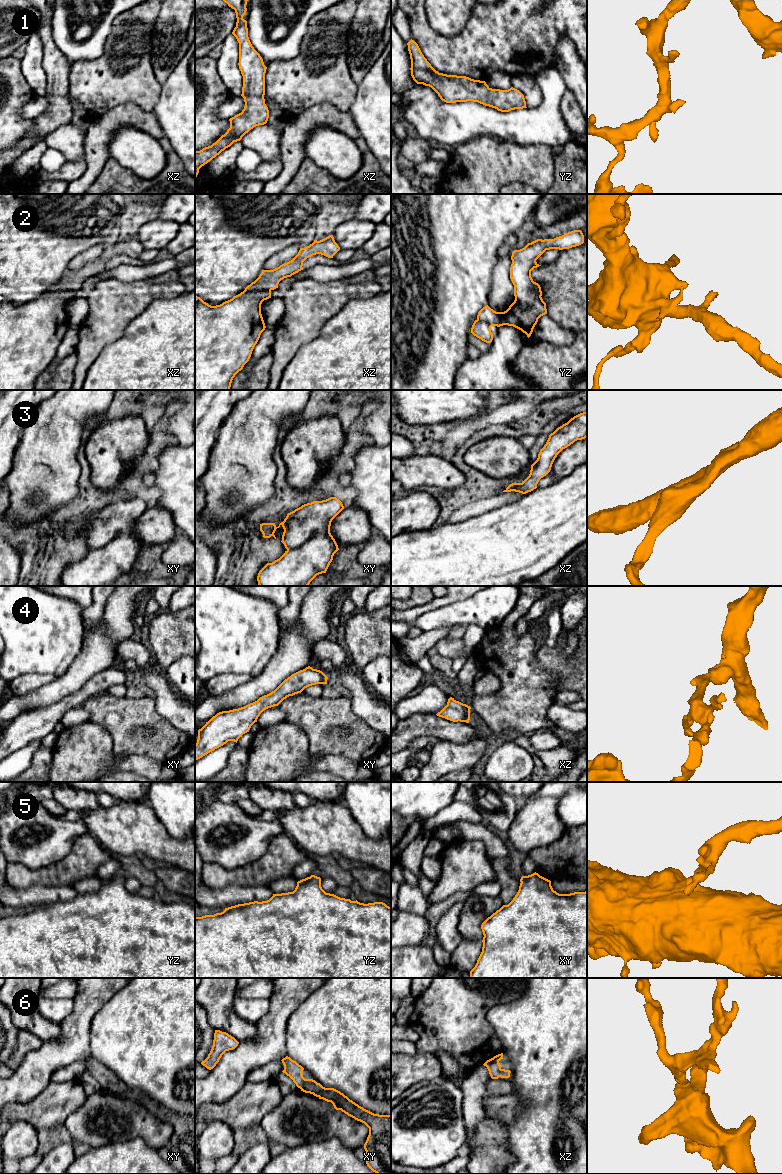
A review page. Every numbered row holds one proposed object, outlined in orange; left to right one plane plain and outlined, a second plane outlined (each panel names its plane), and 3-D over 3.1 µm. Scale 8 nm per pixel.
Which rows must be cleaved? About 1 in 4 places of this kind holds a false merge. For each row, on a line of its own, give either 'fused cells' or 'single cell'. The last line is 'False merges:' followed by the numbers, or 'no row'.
1: single cell
2: fused cells
3: single cell
4: single cell
5: single cell
6: single cell
False merges: 2

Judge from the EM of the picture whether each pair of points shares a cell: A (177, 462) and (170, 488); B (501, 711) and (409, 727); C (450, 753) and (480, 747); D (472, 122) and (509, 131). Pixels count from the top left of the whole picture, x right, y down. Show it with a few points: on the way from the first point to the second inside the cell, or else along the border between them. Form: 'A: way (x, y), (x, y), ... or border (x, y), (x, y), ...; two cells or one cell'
A: way (177, 468), (176, 482); one cell
B: way (481, 731), (448, 731), (439, 727), (433, 727); one cell
C: way (457, 753), (469, 753), (473, 750); one cell
D: way (481, 122), (500, 124); one cell

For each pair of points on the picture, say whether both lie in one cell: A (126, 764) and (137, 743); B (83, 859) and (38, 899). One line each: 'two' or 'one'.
A: two
B: two

